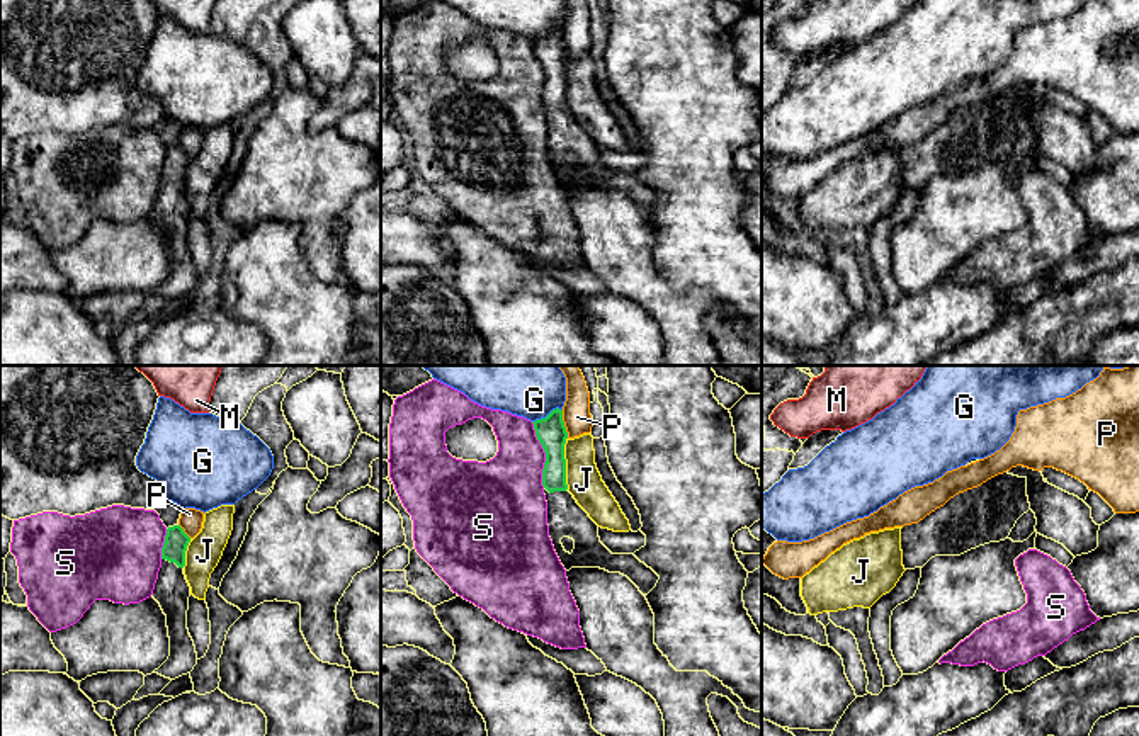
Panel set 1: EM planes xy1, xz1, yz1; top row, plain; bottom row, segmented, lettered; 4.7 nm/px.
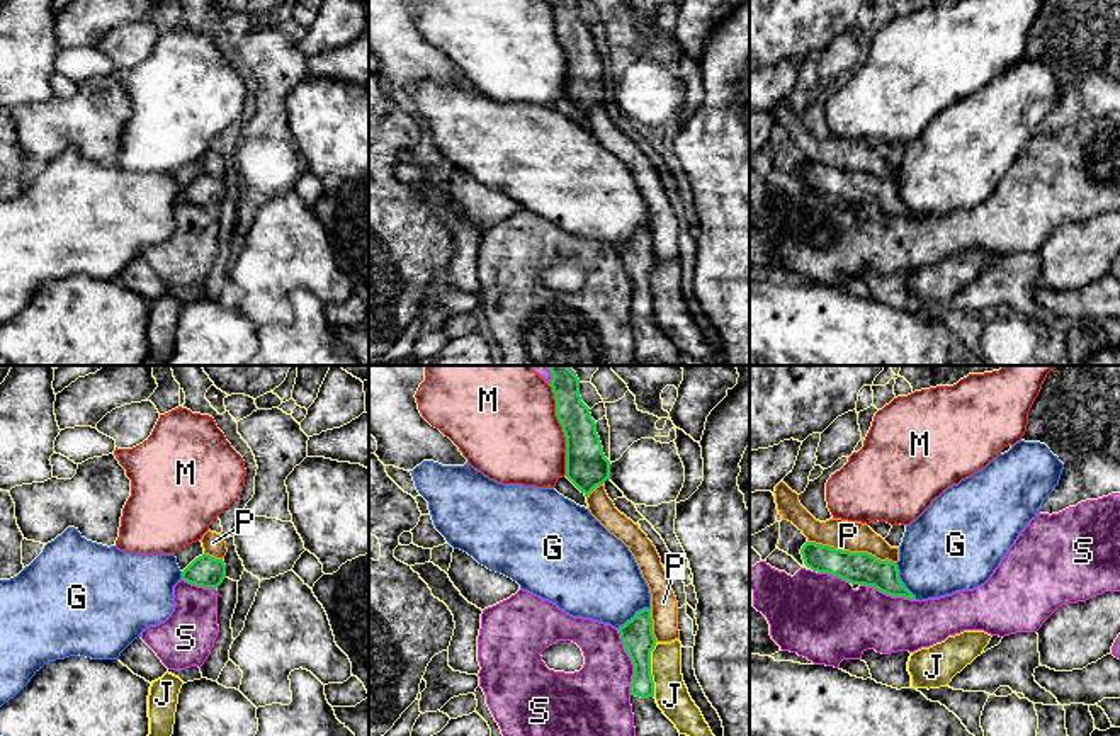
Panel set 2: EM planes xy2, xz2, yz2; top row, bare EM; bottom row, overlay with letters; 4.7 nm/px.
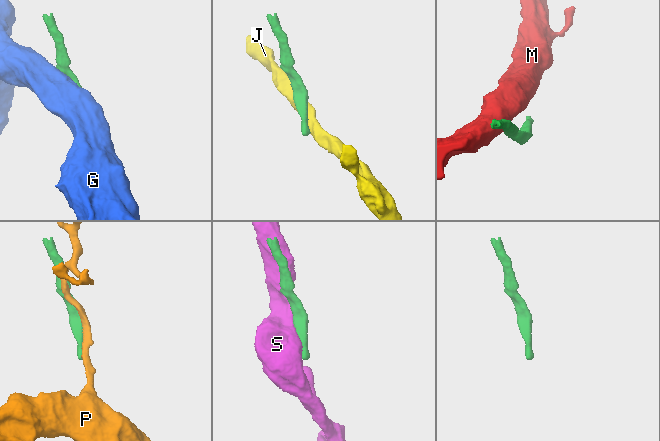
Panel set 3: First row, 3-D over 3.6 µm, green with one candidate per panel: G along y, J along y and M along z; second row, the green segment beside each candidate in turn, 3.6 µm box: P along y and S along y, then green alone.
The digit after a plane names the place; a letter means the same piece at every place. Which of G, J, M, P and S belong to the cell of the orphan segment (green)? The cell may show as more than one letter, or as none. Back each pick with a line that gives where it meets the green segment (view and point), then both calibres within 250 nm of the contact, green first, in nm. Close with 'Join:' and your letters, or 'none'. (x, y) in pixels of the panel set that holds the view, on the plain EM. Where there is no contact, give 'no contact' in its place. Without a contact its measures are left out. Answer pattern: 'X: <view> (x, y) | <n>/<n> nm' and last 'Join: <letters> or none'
Join: none

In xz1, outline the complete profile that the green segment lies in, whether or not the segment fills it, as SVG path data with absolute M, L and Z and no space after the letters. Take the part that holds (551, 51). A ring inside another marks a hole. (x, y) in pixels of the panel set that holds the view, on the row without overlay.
M552 29L536 39L534 49L546 71L542 105L547 121L547 144L554 170L566 190L571 187L600 187L627 195L648 214L660 195L634 173L612 173L598 156L598 144L576 122L566 104L564 63L568 51L563 29Z

